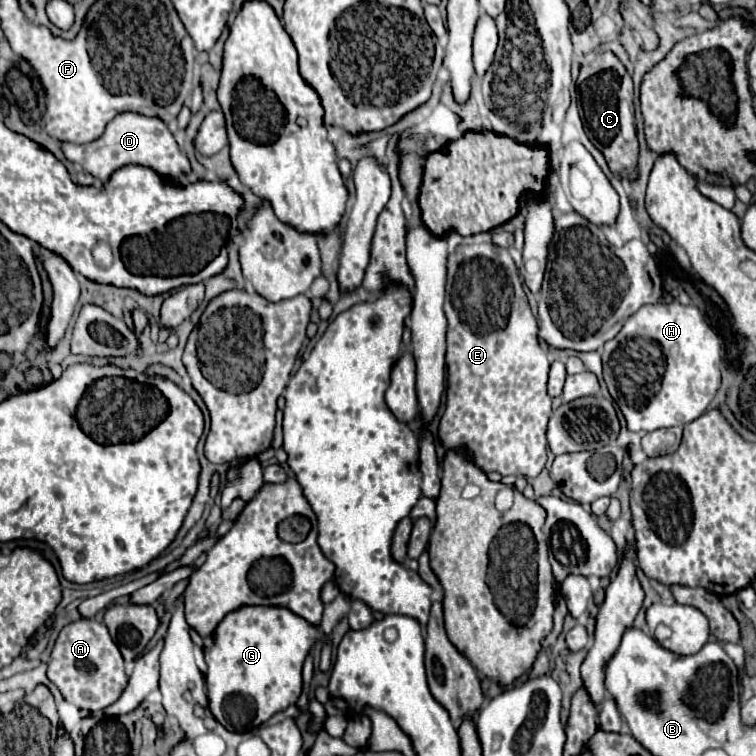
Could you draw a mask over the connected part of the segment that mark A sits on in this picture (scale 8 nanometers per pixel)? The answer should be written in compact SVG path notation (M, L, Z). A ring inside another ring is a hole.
M85 618L67 624L59 632L51 650L47 678L59 688L65 702L91 712L111 706L127 686L127 676L123 672L123 656L117 644L111 640L107 626L103 622Z

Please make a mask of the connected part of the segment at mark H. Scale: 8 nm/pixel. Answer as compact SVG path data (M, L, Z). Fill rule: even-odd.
M673 300L671 304L651 304L651 306L643 306L639 308L627 322L625 326L621 328L621 332L609 340L605 346L603 346L603 380L607 384L607 390L609 394L613 396L613 400L617 402L617 406L621 408L625 420L627 420L627 428L633 430L633 432L653 432L653 430L659 430L659 428L669 428L669 426L685 426L689 422L693 422L695 418L699 418L705 408L709 406L709 402L713 400L715 392L719 390L719 384L721 384L721 372L719 372L719 362L721 362L721 340L719 336L711 330L711 326L703 320L701 312L697 310L697 306L683 306L679 304L677 300Z

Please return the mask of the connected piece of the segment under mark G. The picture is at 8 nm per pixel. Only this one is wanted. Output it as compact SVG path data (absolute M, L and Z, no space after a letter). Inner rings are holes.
M241 606L227 614L211 636L213 644L203 648L211 714L223 726L253 732L273 714L295 704L301 694L303 662L319 636L319 626L311 626L305 618L279 606Z

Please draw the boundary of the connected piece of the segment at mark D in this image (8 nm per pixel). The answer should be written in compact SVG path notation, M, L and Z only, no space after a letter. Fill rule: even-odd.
M119 114L115 116L107 128L105 134L89 144L61 144L65 158L79 164L85 172L89 172L91 176L99 178L103 184L111 178L111 174L127 164L139 164L139 166L147 166L151 170L155 170L161 176L169 176L169 178L179 178L183 174L187 174L191 170L187 156L179 150L173 134L169 132L167 124L159 118L149 118L149 116L141 116L141 114Z

